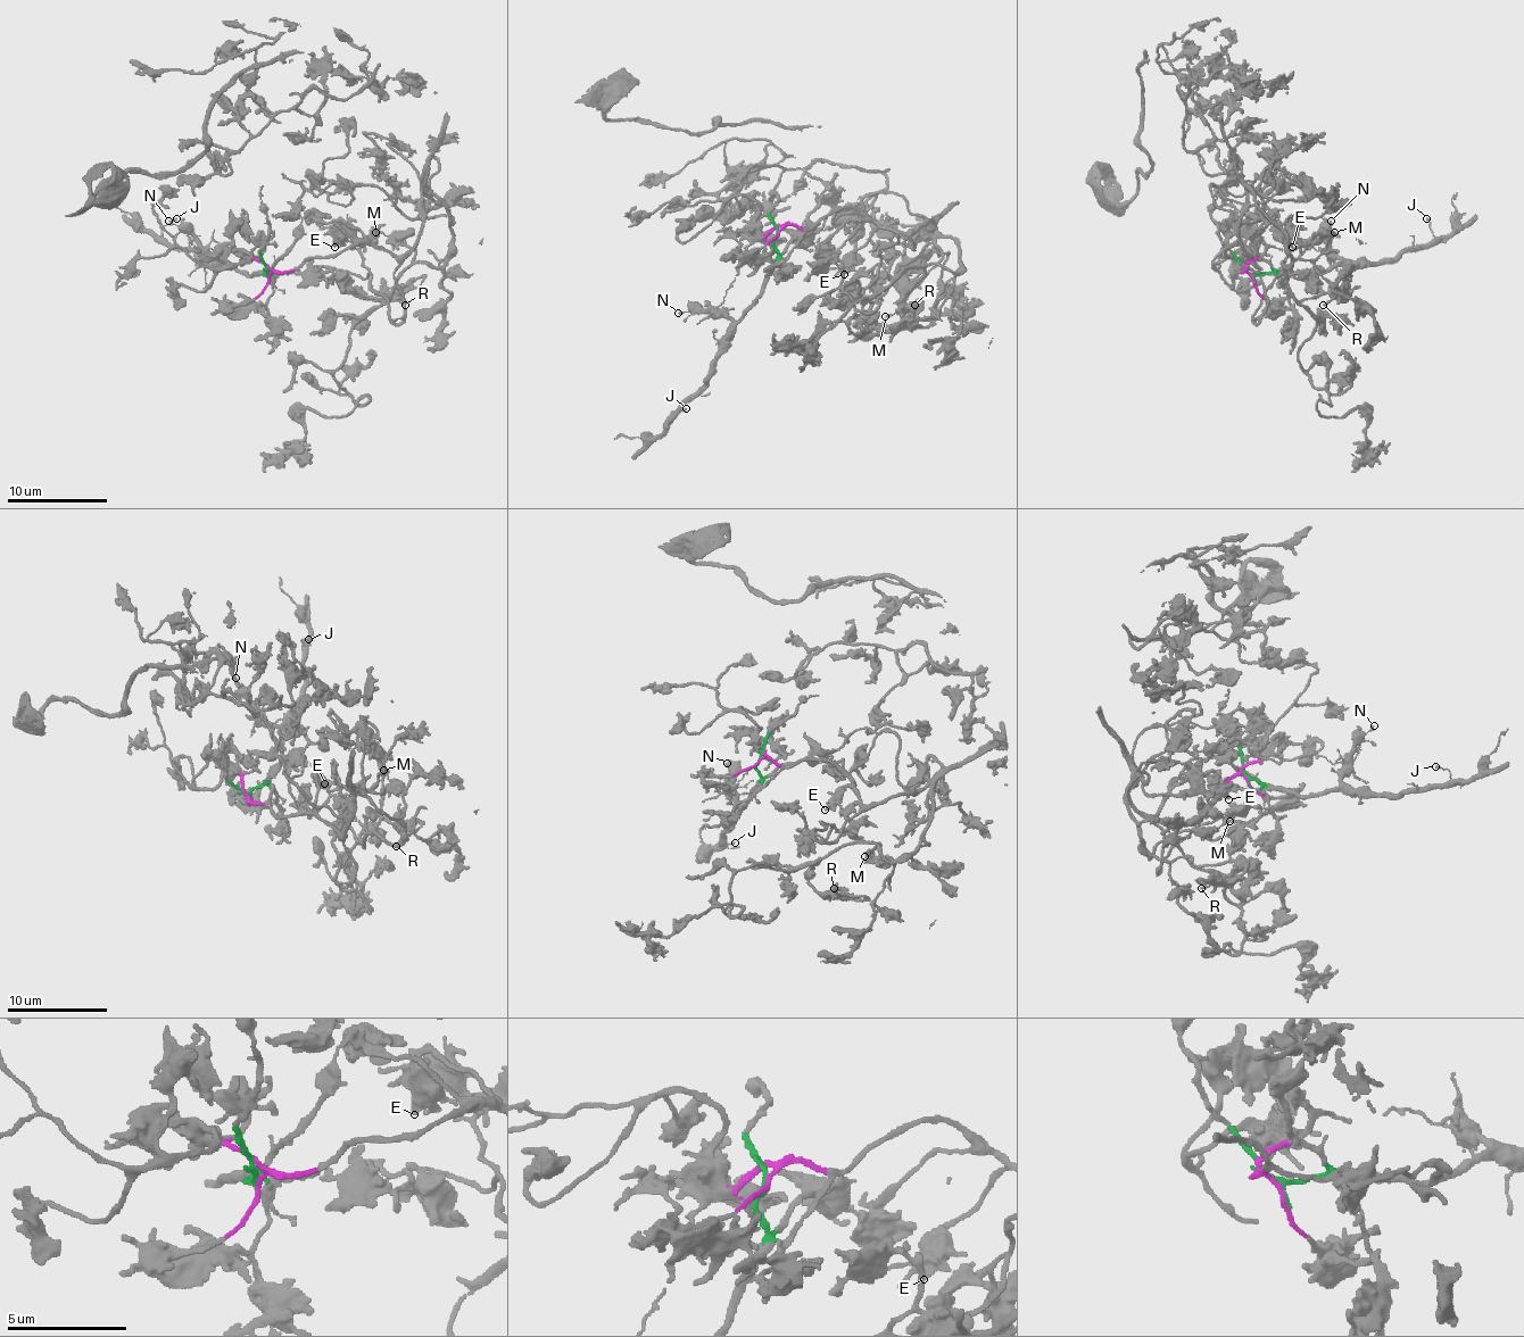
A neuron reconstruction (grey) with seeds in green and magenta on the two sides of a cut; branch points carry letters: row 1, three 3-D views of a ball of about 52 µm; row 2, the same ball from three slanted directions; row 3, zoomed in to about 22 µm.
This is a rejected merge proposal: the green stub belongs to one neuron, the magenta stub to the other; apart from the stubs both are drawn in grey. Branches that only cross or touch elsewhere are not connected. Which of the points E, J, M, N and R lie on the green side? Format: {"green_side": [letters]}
{"green_side": ["J", "N"]}

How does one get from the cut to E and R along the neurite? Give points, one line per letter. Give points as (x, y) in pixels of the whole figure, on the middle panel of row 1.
E: (777, 232), (789, 224), (810, 230), (844, 207), (862, 212), (875, 224), (875, 232), (852, 255), (844, 274)
R: (777, 232), (844, 207), (900, 232), (933, 222), (960, 270), (902, 272), (872, 320), (900, 325), (914, 305)

